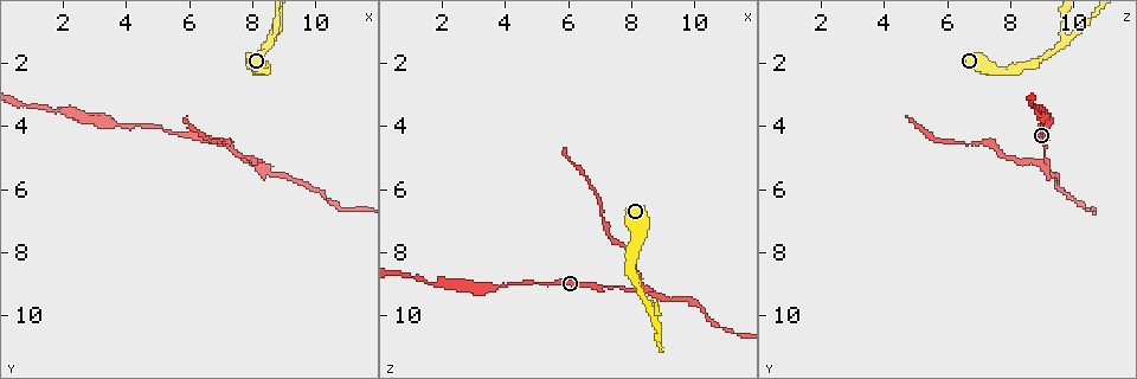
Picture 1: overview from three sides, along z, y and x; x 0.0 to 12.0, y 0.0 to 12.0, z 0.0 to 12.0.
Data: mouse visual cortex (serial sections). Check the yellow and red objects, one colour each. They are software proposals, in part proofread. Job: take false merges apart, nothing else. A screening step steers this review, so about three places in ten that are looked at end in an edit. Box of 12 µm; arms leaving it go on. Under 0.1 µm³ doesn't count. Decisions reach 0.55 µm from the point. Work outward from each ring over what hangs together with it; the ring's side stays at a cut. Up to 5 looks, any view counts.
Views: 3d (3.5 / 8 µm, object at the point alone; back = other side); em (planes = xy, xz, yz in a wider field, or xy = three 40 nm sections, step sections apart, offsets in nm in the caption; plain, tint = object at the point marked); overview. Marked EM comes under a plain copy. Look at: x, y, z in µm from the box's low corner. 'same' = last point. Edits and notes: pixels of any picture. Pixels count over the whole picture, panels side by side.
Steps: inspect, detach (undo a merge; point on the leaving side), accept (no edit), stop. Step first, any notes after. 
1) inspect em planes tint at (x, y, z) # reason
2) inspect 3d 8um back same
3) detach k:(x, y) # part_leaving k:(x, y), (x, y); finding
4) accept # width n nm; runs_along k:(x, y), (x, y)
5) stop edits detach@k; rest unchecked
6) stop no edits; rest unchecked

inspect 3d 8um at (8.1, 2.3, 7.6) # calibre changes

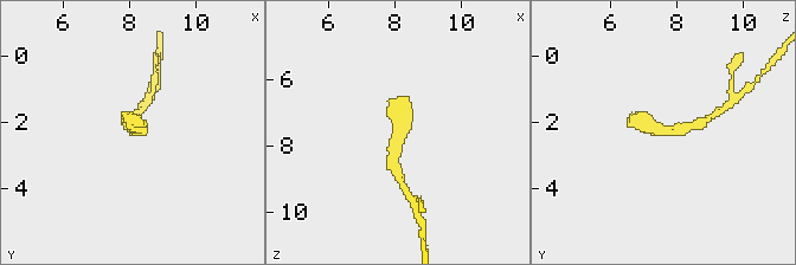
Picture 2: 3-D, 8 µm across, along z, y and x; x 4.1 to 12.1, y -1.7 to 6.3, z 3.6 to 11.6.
inspect em xy step 1 tint at (8.2, 2.2, 7.7) # arm_widths 200, 300 nm; now the EM

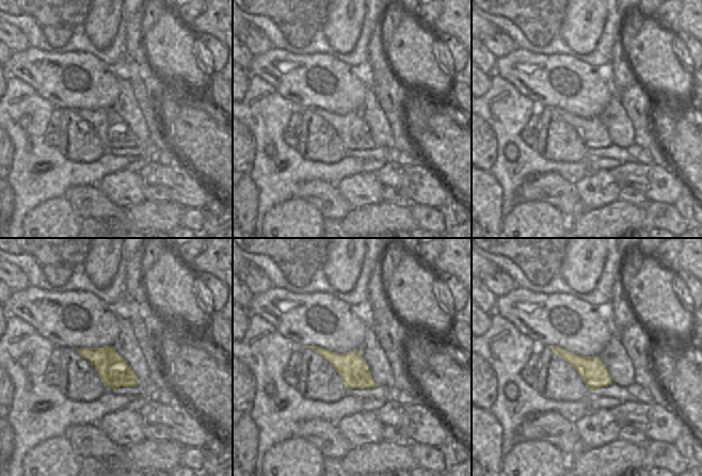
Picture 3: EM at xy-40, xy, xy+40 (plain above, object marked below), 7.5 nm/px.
accept # runs_along 2:(399, 103), (400, 147), (392, 165); all the same cell

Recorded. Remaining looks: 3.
inspect 3d 3.5um at (8.6, 1.2, 9.7) # three-way junction

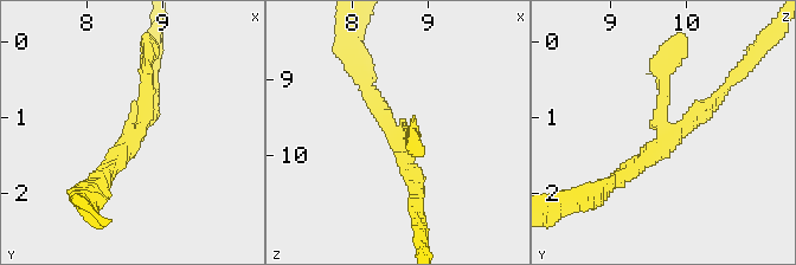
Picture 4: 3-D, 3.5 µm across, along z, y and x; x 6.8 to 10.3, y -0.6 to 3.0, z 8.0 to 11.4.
inspect em xy step 5 tint at (8.60, 1.25, 9.75) # arms 3; arm_widths 150, 200, 200 nm

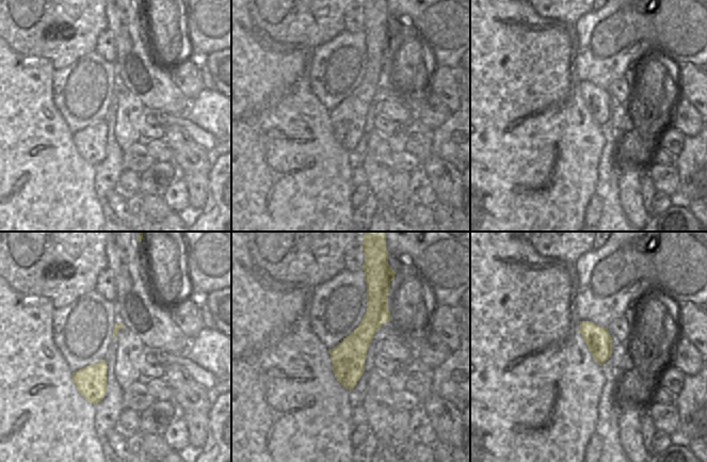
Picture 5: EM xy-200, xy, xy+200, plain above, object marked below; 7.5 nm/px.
accept # runs_along 4:(611, 181), (697, 123), (724, 90); continuous, no second cell

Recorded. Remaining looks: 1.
stop no edits; rest unchecked

